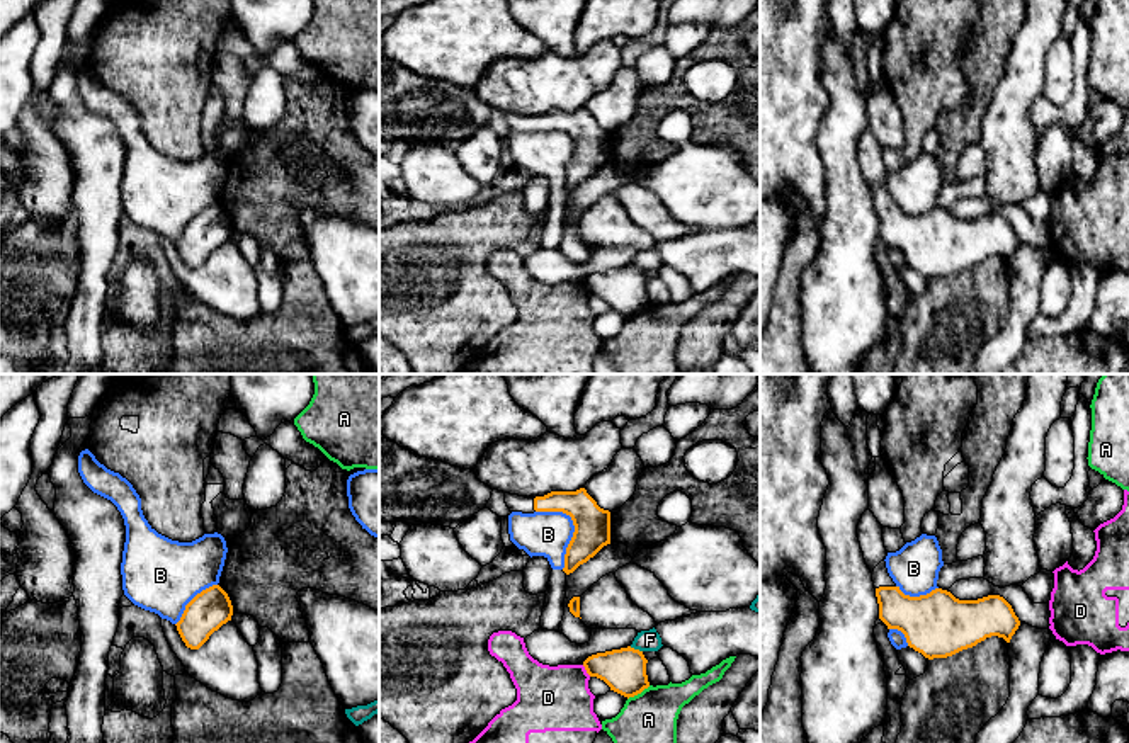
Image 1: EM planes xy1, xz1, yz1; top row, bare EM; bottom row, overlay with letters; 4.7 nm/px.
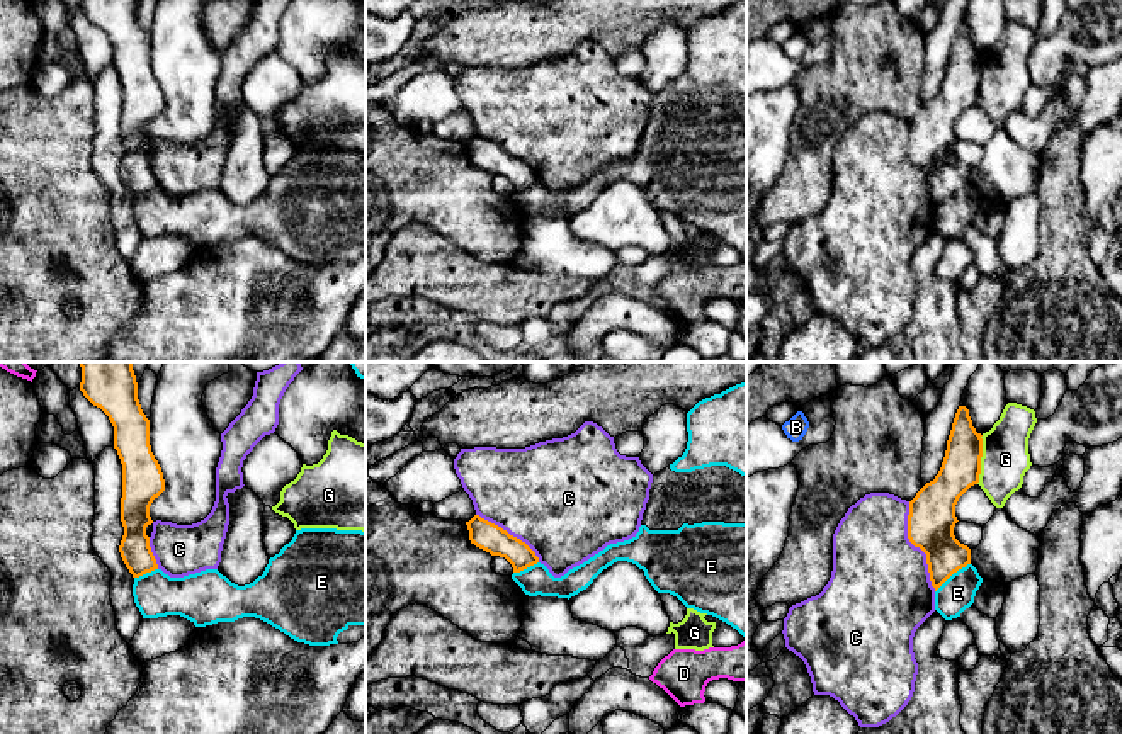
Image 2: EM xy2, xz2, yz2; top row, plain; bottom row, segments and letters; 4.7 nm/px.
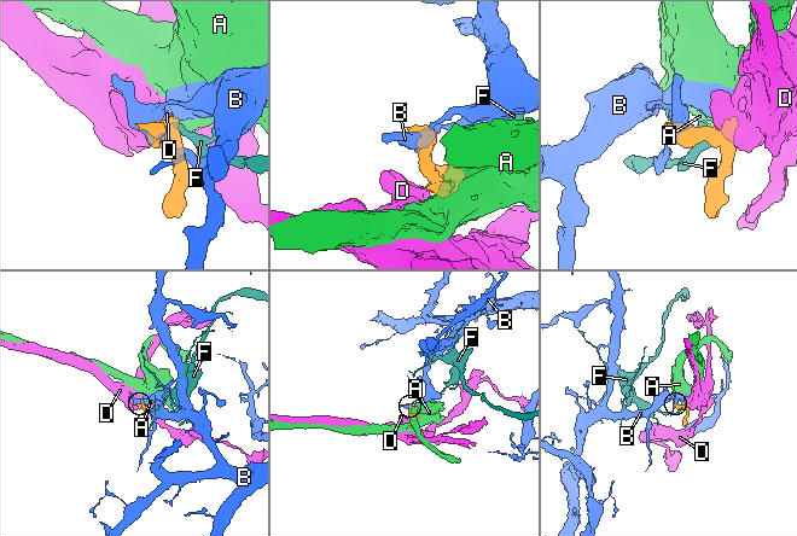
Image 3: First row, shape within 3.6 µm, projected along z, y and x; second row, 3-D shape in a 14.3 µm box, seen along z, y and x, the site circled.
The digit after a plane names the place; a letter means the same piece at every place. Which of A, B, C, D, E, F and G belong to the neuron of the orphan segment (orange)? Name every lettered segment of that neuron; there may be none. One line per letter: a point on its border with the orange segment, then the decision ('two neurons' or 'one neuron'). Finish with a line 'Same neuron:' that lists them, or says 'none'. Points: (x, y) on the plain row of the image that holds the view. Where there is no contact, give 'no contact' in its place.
A: xz1 (638, 311) | two neurons
B: xz1 (573, 143) | two neurons
C: yz2 (917, 165) | two neurons
D: xz1 (585, 288) | two neurons
E: yz2 (952, 192) | two neurons
F: xz1 (636, 269) | two neurons
G: yz2 (980, 79) | two neurons
Same neuron: none

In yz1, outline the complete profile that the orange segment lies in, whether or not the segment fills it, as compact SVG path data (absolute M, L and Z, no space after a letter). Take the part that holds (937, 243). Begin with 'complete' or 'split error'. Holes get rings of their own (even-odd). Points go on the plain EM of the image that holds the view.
split error | M882 179L872 190L879 238L898 248L906 262L925 277L947 277L998 255L1010 262L1020 245L1012 224L1000 214L959 219L935 207L927 214L905 214Z

